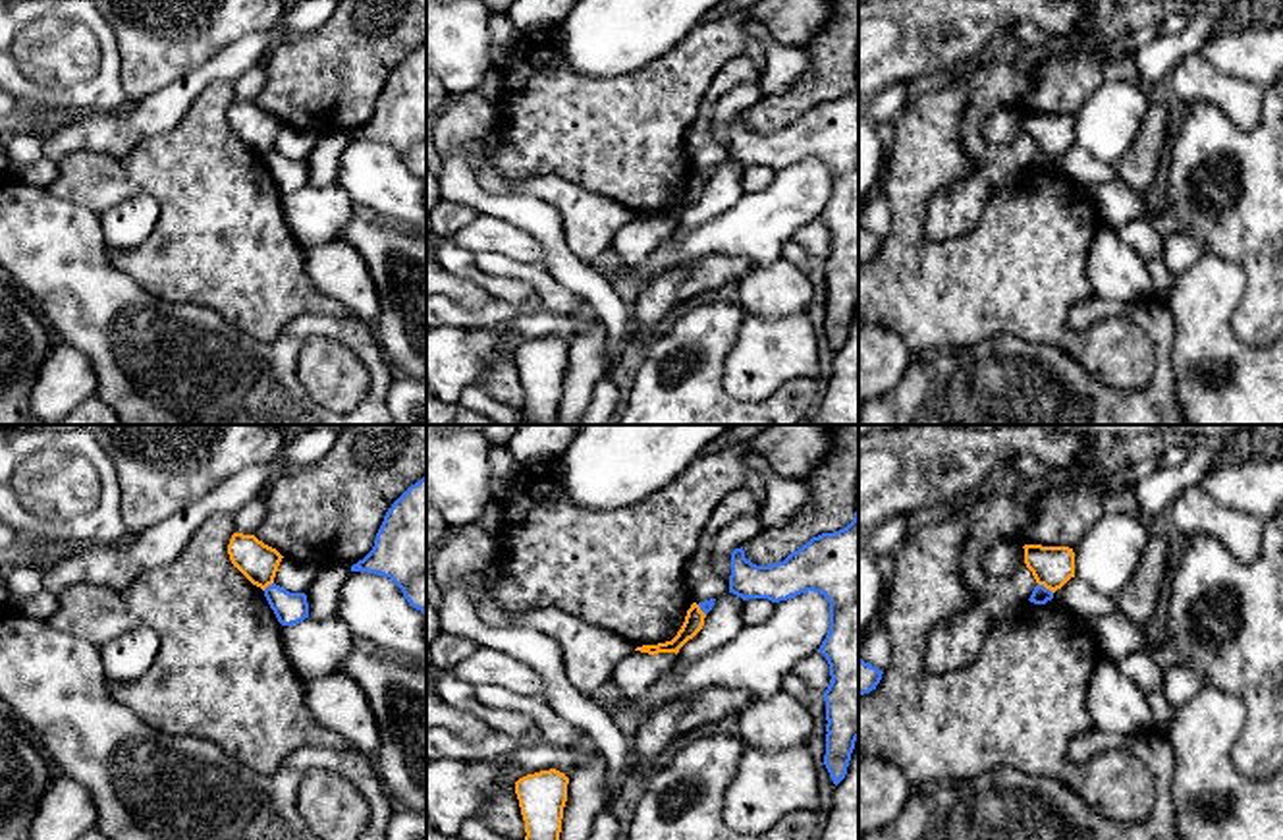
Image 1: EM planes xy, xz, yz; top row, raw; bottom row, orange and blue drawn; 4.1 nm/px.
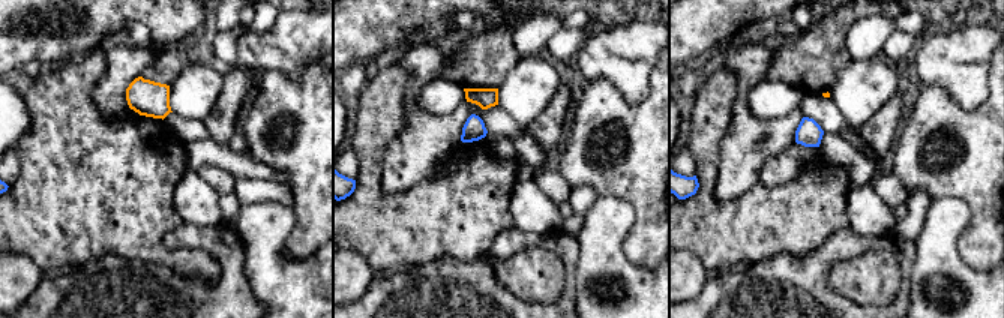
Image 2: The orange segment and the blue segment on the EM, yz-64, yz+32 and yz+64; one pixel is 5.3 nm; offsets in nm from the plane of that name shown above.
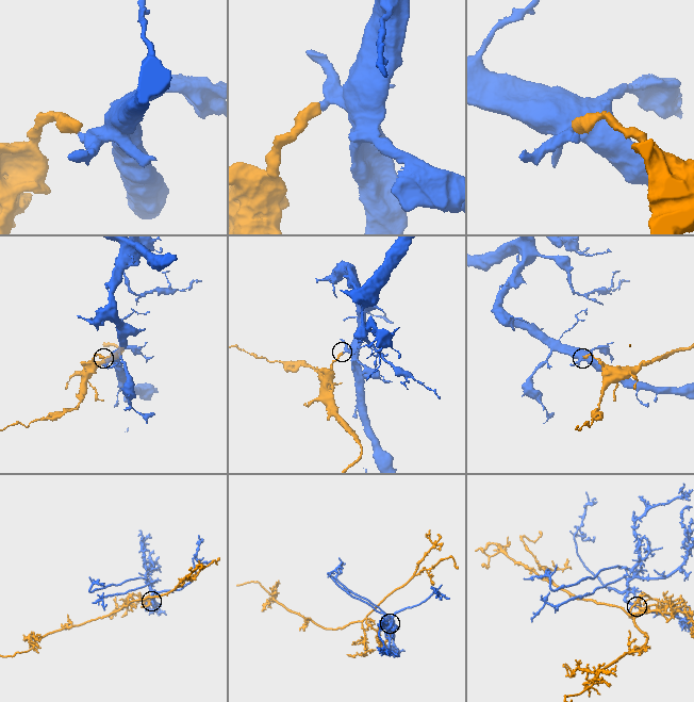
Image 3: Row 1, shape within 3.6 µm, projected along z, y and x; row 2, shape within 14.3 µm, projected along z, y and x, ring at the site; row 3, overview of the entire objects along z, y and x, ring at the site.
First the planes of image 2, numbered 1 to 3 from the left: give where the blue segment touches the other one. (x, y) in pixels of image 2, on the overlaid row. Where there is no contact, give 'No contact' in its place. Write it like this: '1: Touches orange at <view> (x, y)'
1: No contact
2: No contact
3: No contact

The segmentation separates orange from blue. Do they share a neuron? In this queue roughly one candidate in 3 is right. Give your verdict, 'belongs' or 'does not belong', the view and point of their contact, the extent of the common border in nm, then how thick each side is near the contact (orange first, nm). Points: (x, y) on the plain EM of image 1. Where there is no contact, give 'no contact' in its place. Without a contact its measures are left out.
does not belong | yz (1046, 155) | 80 nm | 180/80 nm

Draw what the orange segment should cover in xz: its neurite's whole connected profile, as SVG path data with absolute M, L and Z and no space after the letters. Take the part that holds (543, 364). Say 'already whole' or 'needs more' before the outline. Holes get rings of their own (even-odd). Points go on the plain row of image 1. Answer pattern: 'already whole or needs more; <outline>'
already whole; M556 338L527 342L515 350L521 382L525 388L523 417L542 425L558 415L569 346Z

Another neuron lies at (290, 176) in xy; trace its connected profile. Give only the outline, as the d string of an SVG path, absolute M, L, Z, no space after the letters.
M272 151L264 156L264 164L282 193L293 193L309 185L309 170L305 160L289 160Z

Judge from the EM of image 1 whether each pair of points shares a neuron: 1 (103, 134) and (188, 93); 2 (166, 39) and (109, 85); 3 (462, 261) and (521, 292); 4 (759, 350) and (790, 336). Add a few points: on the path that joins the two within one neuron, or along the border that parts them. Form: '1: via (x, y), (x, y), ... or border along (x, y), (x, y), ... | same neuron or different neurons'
1: via (124, 130), (166, 107) | same neuron
2: border along (110, 29), (120, 60), (120, 85), (132, 103) | different neurons
3: via (477, 277), (506, 288) | same neuron
4: via (766, 352), (782, 344) | same neuron

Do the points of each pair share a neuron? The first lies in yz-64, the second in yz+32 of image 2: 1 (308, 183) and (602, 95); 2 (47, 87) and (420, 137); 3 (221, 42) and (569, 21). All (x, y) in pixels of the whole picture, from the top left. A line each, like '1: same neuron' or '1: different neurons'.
1: same neuron
2: different neurons
3: different neurons

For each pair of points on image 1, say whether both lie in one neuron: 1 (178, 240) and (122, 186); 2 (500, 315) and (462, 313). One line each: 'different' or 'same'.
1: same
2: same

